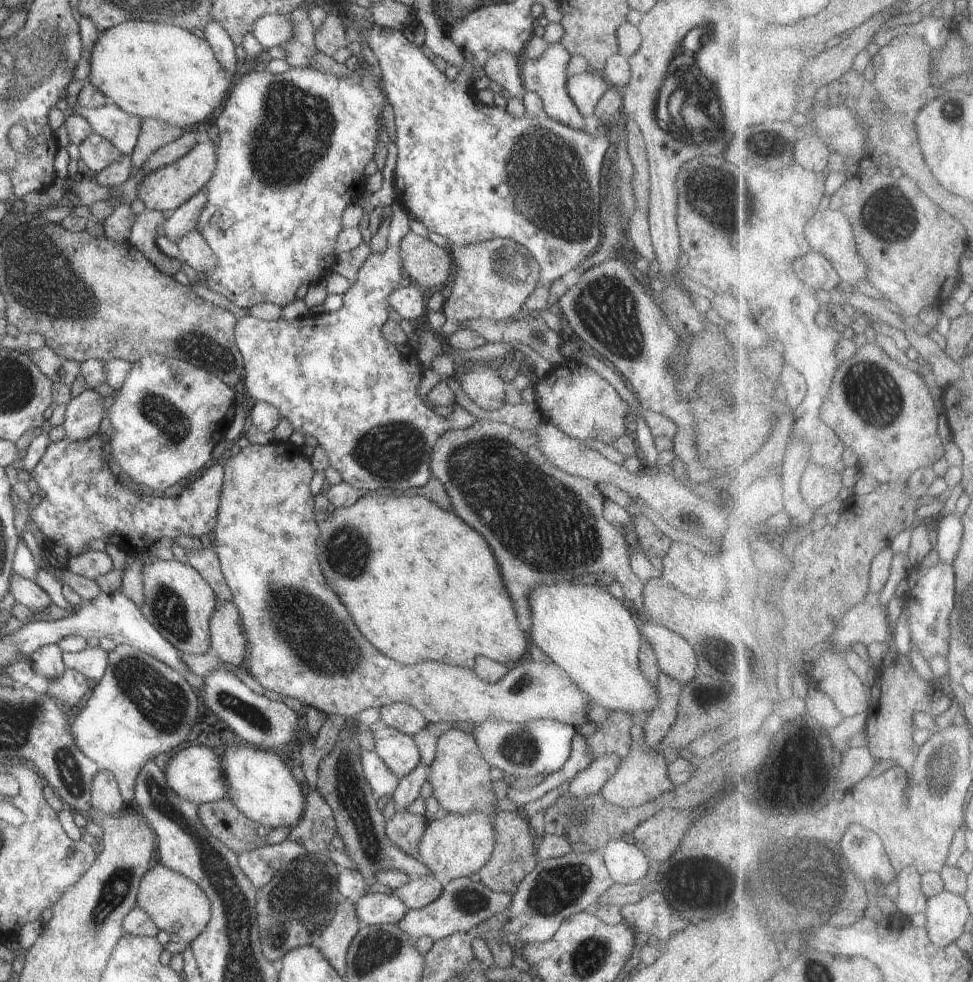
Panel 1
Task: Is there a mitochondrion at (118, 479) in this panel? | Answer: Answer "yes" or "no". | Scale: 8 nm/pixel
no

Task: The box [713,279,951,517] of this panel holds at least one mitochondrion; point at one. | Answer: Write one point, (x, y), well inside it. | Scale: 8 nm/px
(876, 401)

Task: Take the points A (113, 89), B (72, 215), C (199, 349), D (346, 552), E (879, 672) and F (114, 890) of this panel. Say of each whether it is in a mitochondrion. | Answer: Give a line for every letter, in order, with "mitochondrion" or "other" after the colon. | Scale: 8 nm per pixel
A: other
B: other
C: mitochondrion
D: mitochondrion
E: other
F: mitochondrion

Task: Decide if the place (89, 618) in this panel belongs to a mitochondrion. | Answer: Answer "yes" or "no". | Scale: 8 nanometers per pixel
no

